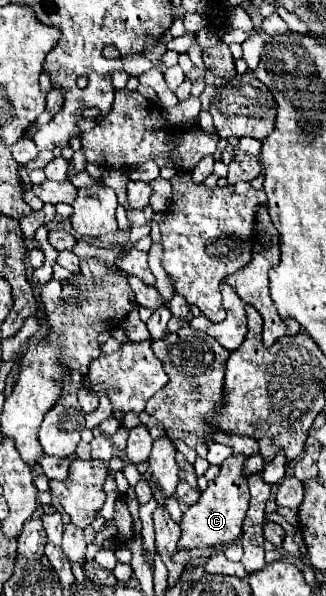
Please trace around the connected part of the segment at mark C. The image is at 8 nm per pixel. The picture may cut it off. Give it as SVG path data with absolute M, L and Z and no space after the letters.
M229 456L221 464L219 476L211 480L209 486L201 492L199 502L185 510L179 524L181 526L181 538L177 544L179 550L231 544L237 540L237 536L241 534L245 512L249 508L249 488L247 488L247 480L243 478L243 462L245 456Z

